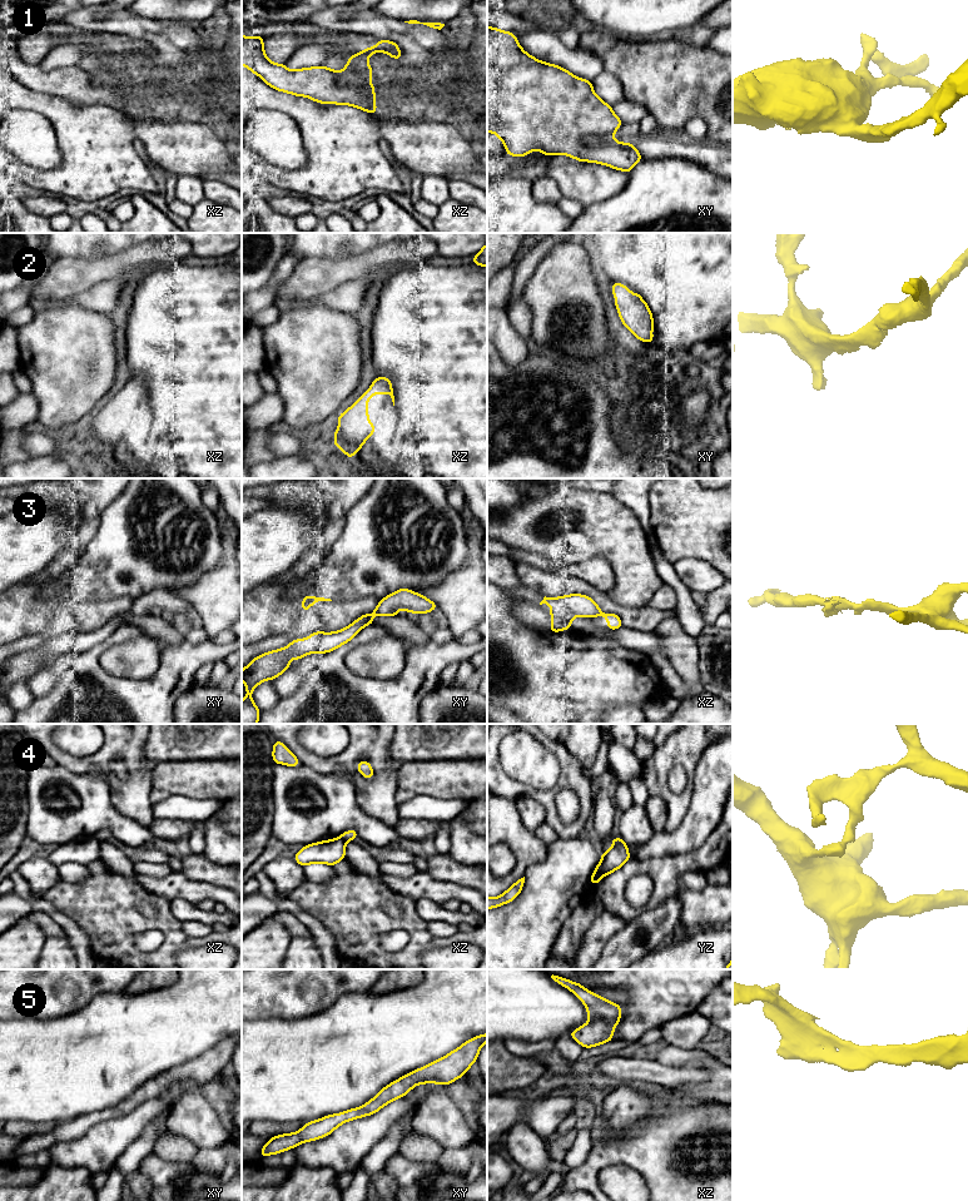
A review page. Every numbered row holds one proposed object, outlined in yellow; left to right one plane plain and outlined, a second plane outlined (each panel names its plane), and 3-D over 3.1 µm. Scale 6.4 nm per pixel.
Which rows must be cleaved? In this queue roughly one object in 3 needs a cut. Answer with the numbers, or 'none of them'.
4

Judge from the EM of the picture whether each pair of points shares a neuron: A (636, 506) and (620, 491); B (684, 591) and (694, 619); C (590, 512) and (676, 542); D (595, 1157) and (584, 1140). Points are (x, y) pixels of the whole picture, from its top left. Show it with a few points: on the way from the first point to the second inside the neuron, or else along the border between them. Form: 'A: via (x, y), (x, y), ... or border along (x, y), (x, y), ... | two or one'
A: via (633, 502), (624, 494) | one
B: via (684, 597), (688, 613) | one
C: border along (649, 535), (653, 540) | two
D: border along (592, 1146), (587, 1157), (581, 1164), (569, 1169) | two

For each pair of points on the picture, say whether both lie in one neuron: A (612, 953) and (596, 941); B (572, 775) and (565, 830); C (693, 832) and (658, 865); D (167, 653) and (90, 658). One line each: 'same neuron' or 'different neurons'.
A: different neurons
B: same neuron
C: different neurons
D: same neuron

